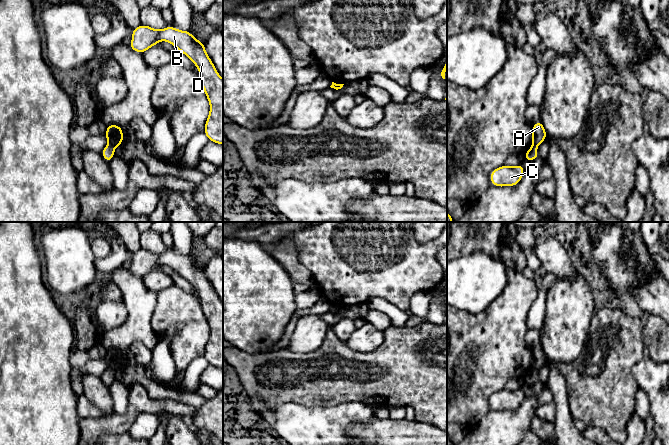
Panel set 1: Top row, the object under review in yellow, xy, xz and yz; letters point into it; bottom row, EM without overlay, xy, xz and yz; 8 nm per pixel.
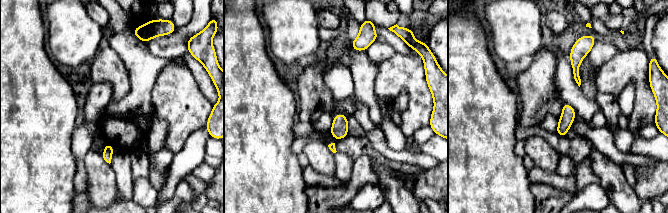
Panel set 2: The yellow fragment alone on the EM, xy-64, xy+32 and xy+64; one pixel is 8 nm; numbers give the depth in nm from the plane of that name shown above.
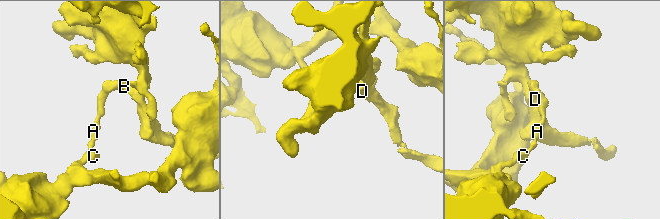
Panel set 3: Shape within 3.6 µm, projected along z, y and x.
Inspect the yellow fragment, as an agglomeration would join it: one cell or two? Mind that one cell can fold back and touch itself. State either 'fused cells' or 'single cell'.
fused cells

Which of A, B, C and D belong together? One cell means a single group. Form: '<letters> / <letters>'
A B D / C

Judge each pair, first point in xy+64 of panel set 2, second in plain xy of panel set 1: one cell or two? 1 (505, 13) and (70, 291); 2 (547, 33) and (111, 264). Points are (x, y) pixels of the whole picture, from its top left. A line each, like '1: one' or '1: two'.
1: one
2: one

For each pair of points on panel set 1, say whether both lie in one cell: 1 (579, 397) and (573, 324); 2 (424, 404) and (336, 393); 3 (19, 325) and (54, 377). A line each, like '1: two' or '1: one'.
1: two
2: one
3: one

